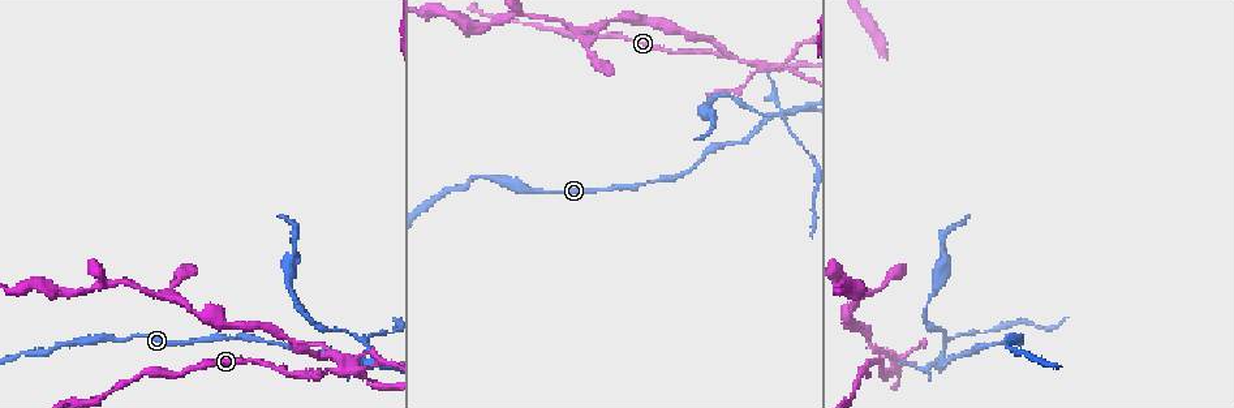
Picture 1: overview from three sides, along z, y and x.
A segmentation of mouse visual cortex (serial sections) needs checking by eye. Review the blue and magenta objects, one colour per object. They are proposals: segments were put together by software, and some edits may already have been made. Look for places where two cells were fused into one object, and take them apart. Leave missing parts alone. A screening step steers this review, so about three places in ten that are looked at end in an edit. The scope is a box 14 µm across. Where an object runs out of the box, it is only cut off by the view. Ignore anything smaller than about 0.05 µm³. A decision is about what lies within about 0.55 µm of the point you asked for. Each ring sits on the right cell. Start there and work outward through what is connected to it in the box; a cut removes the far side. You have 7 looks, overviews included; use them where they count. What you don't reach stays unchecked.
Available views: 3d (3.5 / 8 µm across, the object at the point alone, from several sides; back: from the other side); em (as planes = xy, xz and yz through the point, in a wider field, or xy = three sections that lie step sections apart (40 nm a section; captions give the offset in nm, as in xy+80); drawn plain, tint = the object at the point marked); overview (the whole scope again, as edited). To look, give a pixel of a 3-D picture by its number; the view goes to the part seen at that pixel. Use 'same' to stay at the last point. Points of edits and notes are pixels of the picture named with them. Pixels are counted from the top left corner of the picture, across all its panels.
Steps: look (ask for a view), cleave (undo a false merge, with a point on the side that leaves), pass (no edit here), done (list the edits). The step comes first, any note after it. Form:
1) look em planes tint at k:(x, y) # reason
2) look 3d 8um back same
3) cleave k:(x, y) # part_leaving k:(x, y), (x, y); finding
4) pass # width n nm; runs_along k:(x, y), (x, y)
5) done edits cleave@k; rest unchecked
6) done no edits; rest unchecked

look 3d 3.5um at 1:(343, 364)

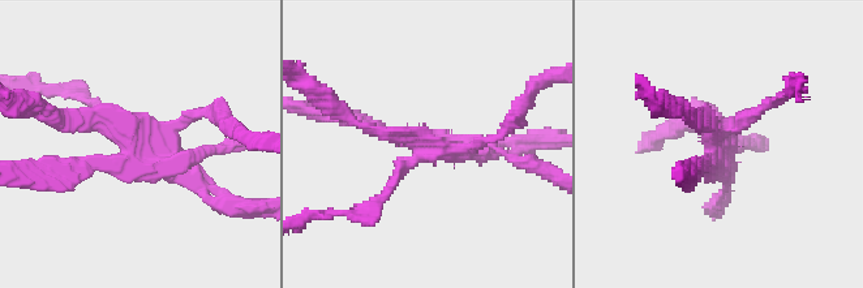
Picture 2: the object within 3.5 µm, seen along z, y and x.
cleave 2:(107, 108) # part_leaving 2:(132, 153), (115, 121), (35, 104); a second cell is stuck on

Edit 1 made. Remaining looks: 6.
look 3d 3.5um at 1:(364, 345) # looks like a crossing

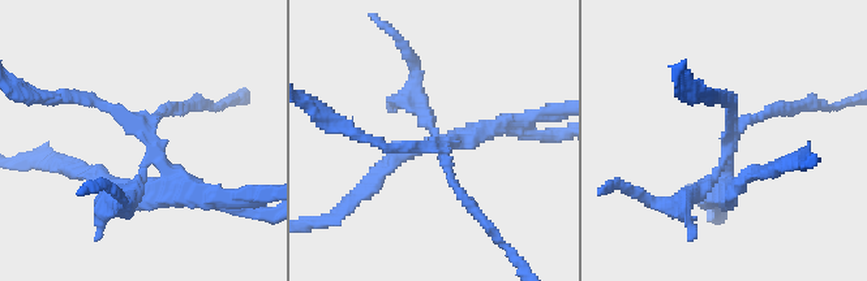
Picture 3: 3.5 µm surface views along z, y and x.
look em xy step 2 tint at 3:(727, 137)

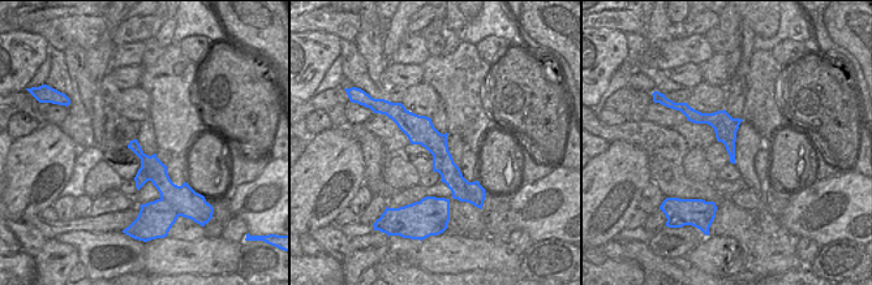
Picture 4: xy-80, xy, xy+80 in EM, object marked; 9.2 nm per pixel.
look em planes tint same # another direction

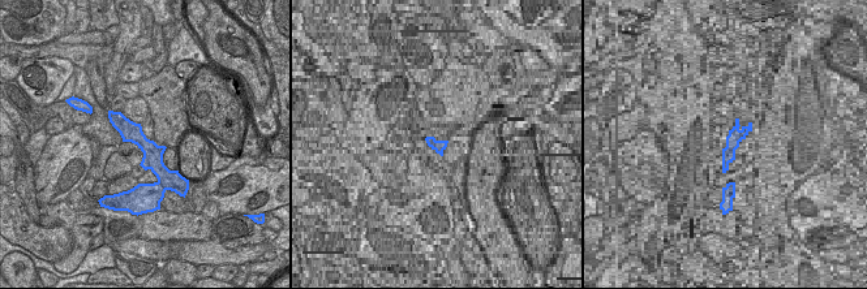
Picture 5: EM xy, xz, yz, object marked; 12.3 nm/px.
cleave 3:(151, 132) # arms 4; part_leaving 3:(163, 177), (124, 113), (76, 98); two cells meet here

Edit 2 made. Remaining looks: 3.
done edits cleave@2, cleave@3; rest unchecked

